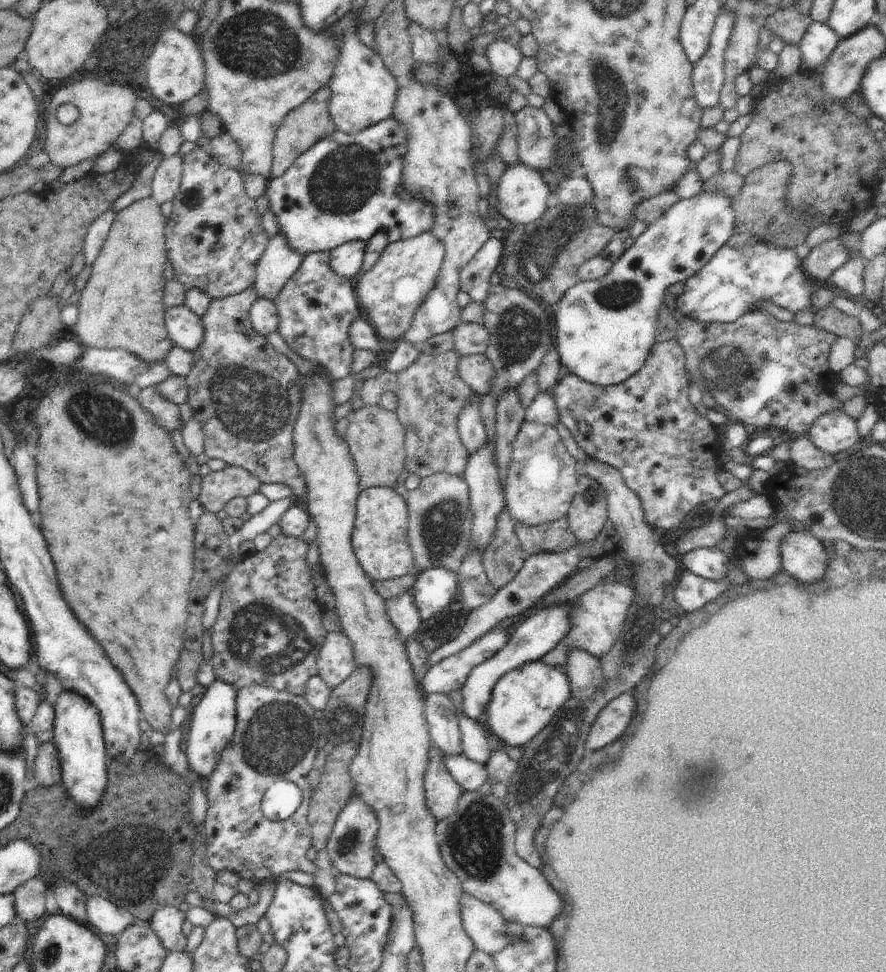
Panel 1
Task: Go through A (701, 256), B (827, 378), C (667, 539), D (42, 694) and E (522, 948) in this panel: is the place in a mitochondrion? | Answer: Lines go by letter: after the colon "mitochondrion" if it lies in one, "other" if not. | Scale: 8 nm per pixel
A: other
B: other
C: other
D: other
E: mitochondrion

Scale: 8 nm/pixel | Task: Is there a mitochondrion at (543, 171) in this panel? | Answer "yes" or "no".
no

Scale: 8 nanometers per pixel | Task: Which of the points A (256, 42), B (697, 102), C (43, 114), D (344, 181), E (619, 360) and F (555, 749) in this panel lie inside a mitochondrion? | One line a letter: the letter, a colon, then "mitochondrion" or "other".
A: mitochondrion
B: other
C: other
D: mitochondrion
E: other
F: mitochondrion

